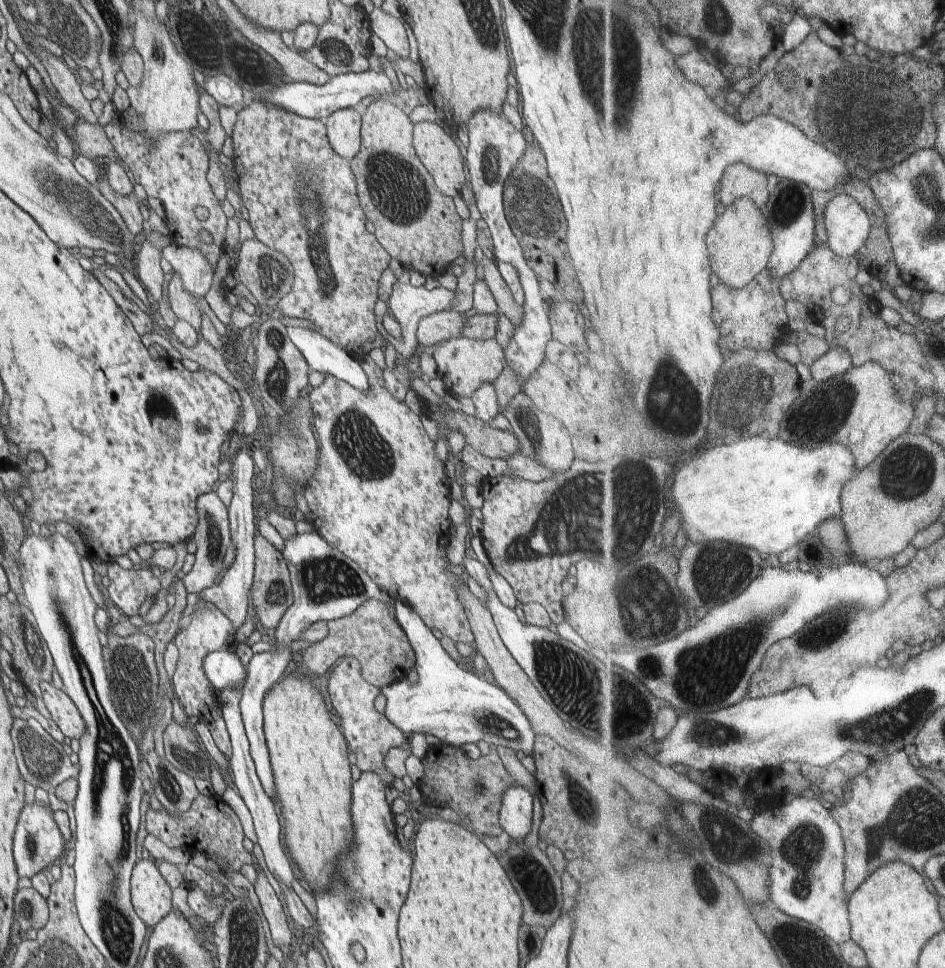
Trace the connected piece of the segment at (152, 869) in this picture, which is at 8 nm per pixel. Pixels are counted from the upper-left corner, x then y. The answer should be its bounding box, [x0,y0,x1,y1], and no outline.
[131,861,173,926]

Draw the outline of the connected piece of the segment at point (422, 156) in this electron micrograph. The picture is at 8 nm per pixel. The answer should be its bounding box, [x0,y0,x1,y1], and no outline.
[413,122,466,197]

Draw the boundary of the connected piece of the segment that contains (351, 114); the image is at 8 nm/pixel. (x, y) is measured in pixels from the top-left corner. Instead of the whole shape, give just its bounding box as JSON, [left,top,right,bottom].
[324,107,361,160]

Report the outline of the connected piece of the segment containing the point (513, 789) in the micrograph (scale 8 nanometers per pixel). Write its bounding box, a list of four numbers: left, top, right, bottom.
[499,785,532,840]

